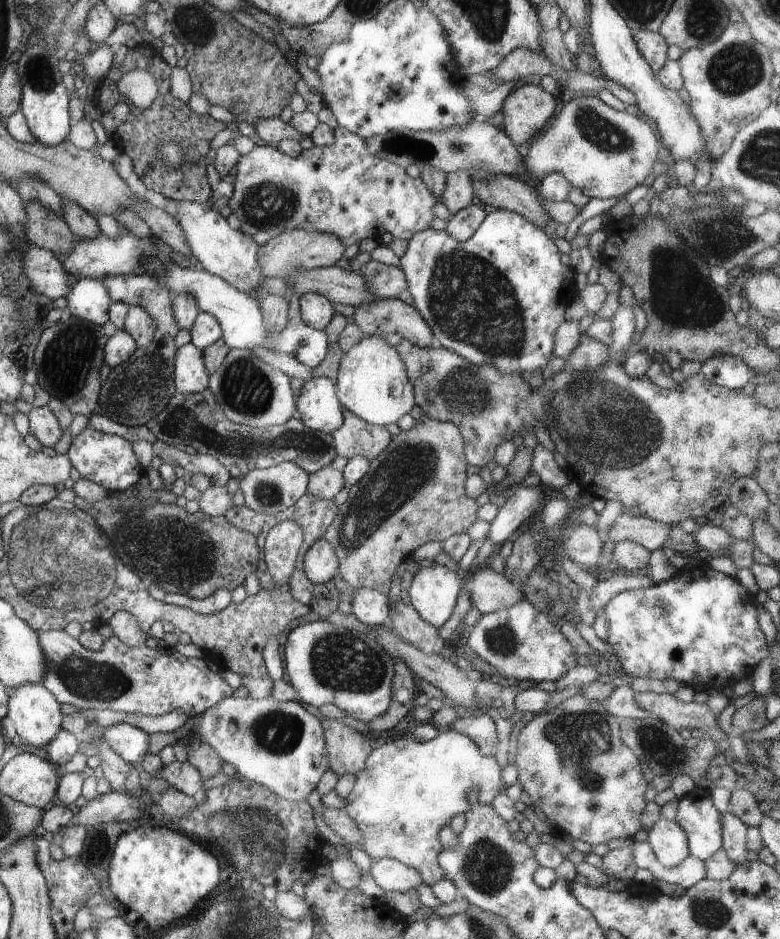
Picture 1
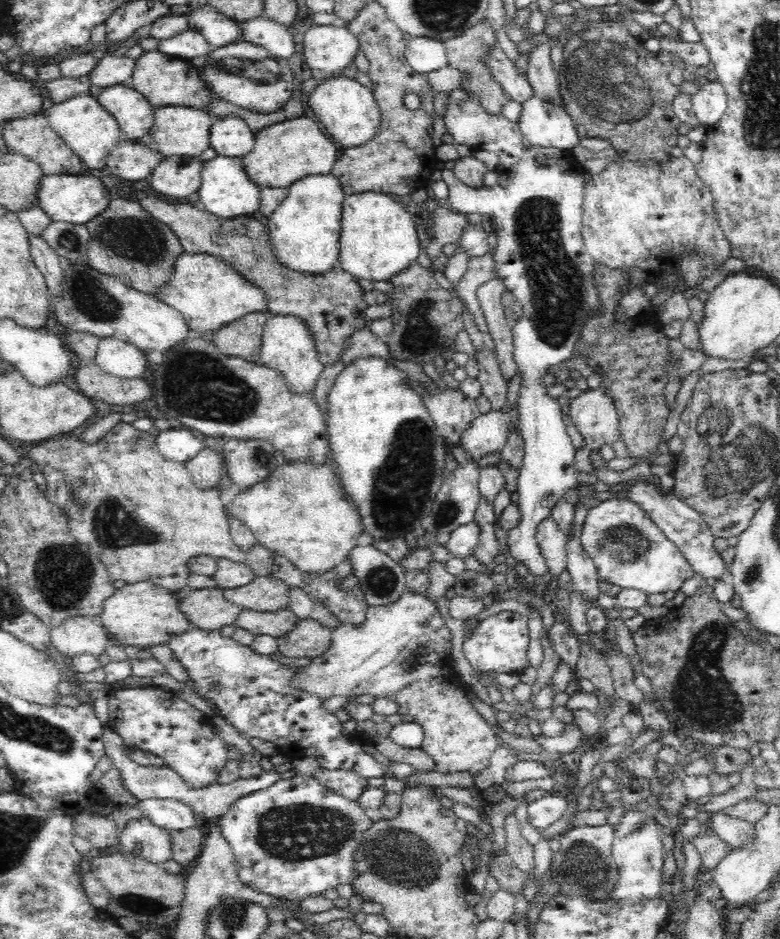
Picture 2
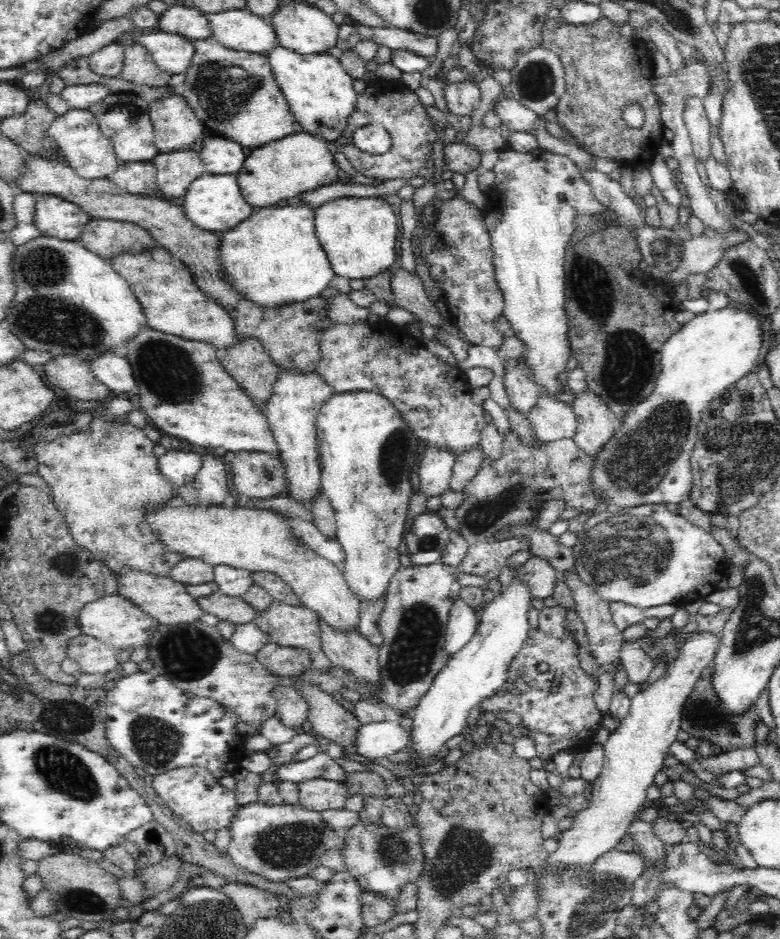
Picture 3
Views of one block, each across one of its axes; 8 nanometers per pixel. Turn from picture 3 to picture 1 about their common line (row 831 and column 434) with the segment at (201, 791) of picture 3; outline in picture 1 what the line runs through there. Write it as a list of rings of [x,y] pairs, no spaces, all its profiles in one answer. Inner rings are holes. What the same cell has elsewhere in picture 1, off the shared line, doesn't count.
[[[343,127],[334,129],[334,137],[335,140],[333,144],[324,147],[317,145],[312,146],[310,150],[302,150],[298,157],[286,155],[276,147],[261,143],[259,143],[249,154],[242,156],[241,160],[238,162],[238,172],[236,172],[235,176],[234,194],[232,194],[229,203],[232,214],[236,214],[238,221],[240,221],[239,231],[242,235],[249,235],[254,243],[264,245],[266,242],[269,242],[272,237],[282,235],[286,231],[303,229],[306,231],[315,231],[320,234],[327,233],[335,235],[339,239],[339,242],[344,244],[344,247],[348,247],[360,243],[362,240],[376,239],[380,241],[381,235],[386,232],[389,232],[394,239],[405,239],[406,241],[410,241],[416,233],[430,229],[430,224],[432,224],[432,220],[435,218],[434,205],[442,200],[441,196],[438,198],[437,195],[434,195],[434,192],[430,191],[419,177],[411,178],[408,176],[406,168],[372,154],[372,152],[368,150],[369,144],[366,143],[366,139],[359,138]]]

